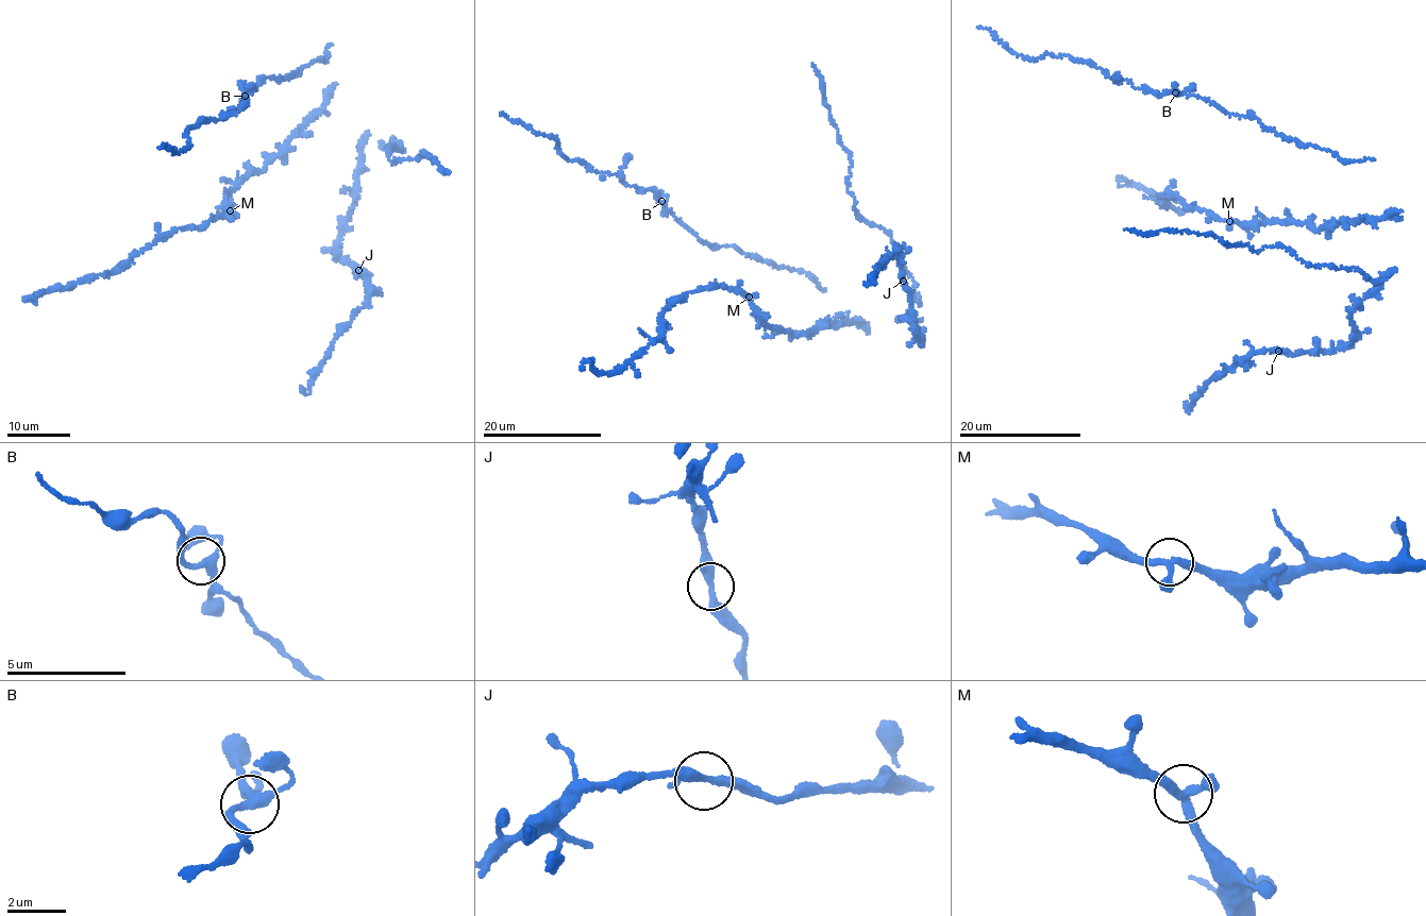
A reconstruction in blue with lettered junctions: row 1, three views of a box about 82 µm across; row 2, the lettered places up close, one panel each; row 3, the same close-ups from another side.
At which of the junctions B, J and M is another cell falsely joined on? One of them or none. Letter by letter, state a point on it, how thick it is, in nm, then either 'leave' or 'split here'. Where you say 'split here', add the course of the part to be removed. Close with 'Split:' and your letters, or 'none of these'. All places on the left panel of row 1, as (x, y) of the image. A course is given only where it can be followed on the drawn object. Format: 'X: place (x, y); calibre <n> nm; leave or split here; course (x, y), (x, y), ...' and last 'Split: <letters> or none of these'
B: place (245, 96); calibre 280 nm; leave
J: place (358, 270); calibre 280 nm; leave
M: place (230, 210); calibre 280 nm; leave
Split: none of these

